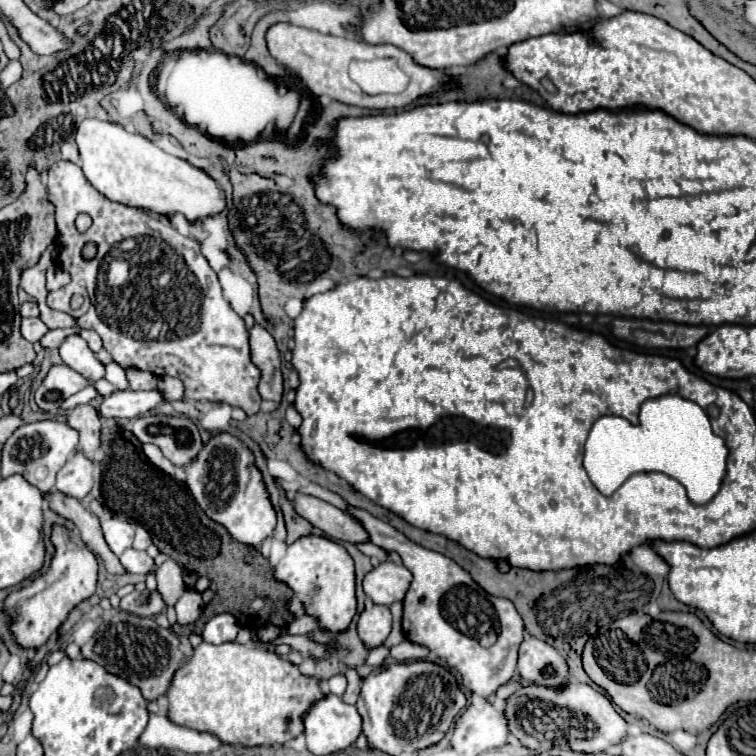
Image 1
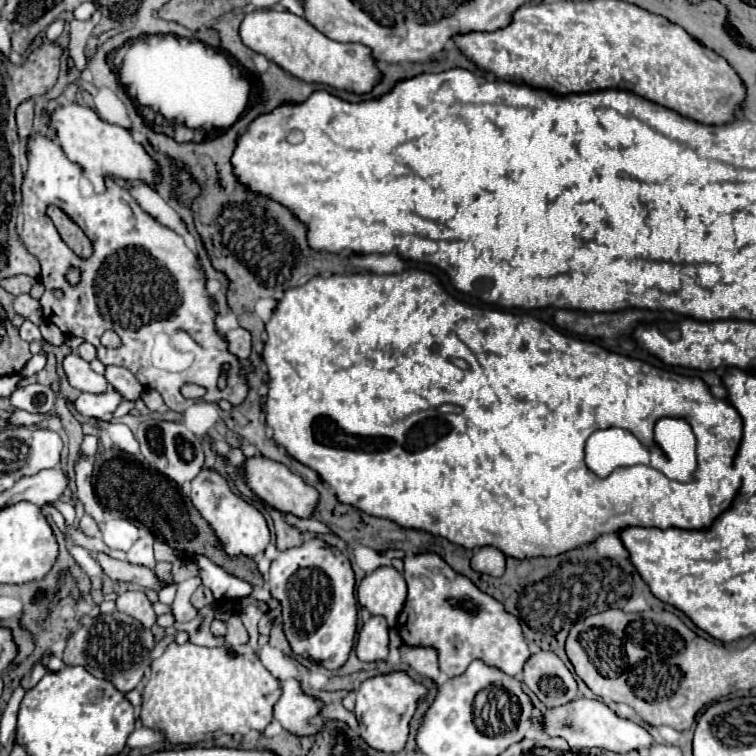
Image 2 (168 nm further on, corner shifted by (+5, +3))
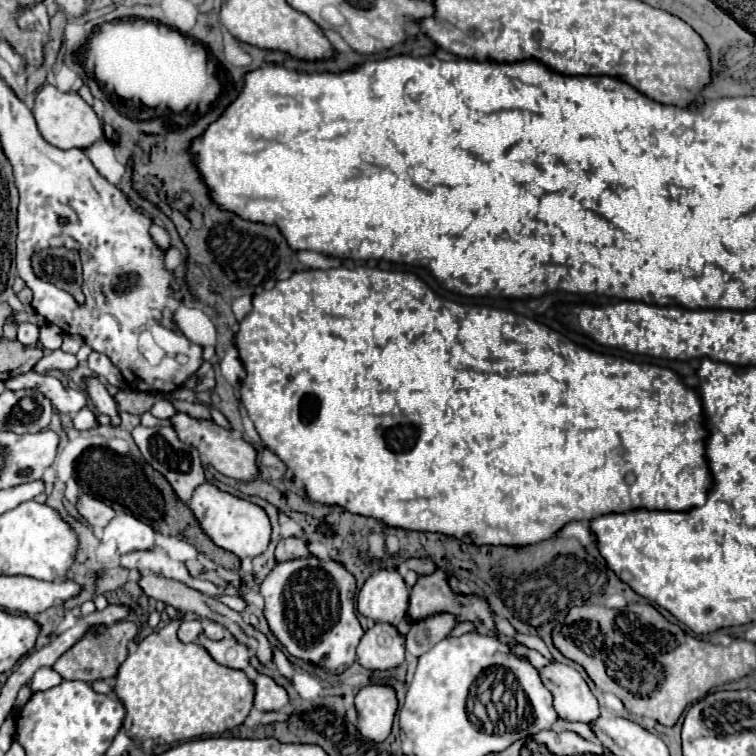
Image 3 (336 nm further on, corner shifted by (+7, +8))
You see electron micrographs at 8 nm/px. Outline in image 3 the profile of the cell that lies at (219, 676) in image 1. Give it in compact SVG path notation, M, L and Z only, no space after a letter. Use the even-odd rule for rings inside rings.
M172 620L168 626L154 630L150 636L138 642L138 648L128 654L116 672L114 694L126 706L126 720L122 730L130 740L154 740L154 744L174 744L182 740L192 740L200 736L222 734L230 728L236 728L244 722L252 708L252 684L244 672L224 668L200 648L200 644L184 644L178 640L178 620Z

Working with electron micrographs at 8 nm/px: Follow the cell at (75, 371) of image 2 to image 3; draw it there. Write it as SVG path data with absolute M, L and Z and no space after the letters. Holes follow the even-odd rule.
M86 378L86 384L88 384L86 392L90 394L90 400L92 400L96 412L108 416L112 426L120 426L120 412L118 412L118 406L116 406L114 398L108 394L106 386L104 386L98 378Z

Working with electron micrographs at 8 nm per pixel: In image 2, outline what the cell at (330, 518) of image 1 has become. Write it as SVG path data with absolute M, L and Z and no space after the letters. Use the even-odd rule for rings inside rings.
M266 457L246 459L246 477L248 477L248 487L256 491L272 507L280 509L282 513L296 515L300 519L312 519L314 509L318 507L318 501L320 501L318 491L312 485L306 485L296 473L286 469L282 463L276 463Z

